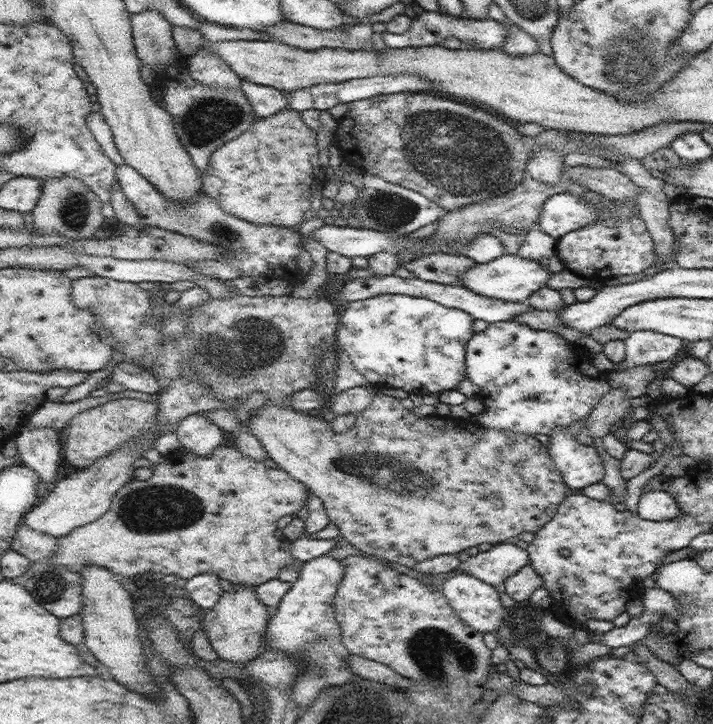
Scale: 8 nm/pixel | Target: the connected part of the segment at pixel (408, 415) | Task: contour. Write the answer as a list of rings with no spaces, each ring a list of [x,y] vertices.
[[[377,392],[375,398],[371,400],[371,404],[363,412],[357,414],[355,424],[347,432],[335,432],[329,422],[317,420],[317,418],[301,414],[301,412],[295,412],[293,408],[277,408],[277,406],[269,406],[269,404],[265,404],[263,408],[257,408],[249,416],[249,430],[261,442],[263,450],[269,454],[269,458],[275,462],[275,466],[279,470],[285,470],[293,480],[305,484],[309,494],[315,494],[323,502],[329,522],[339,528],[339,536],[343,536],[343,540],[347,540],[351,546],[355,546],[357,550],[361,550],[365,554],[371,554],[375,558],[389,560],[395,564],[403,564],[407,568],[411,568],[411,566],[415,566],[427,558],[441,556],[441,554],[455,554],[457,556],[461,550],[469,550],[471,546],[477,546],[481,542],[495,546],[495,544],[503,544],[503,540],[517,536],[521,532],[537,534],[557,514],[559,504],[571,492],[571,488],[565,484],[561,472],[553,464],[551,456],[547,456],[547,450],[533,436],[515,434],[509,430],[485,428],[479,422],[465,420],[465,418],[451,418],[451,416],[437,416],[437,414],[435,416],[433,414],[431,416],[415,416],[411,410],[405,410],[401,406],[401,400],[395,400],[393,396],[387,396],[381,392]]]

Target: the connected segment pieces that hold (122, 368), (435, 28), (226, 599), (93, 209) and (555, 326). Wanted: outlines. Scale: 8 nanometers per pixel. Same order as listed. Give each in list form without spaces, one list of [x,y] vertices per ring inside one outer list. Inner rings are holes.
[[[123,360],[121,364],[117,364],[111,372],[111,382],[121,384],[125,390],[137,390],[137,392],[147,392],[147,394],[159,394],[161,386],[157,382],[157,378],[153,376],[151,370],[145,370],[137,364],[131,364],[127,360]]]
[[[411,10],[411,26],[407,32],[403,34],[391,34],[391,32],[383,32],[383,42],[387,48],[393,50],[401,50],[401,48],[425,48],[425,46],[437,46],[443,44],[443,40],[447,36],[453,36],[457,40],[461,40],[463,44],[469,44],[471,48],[477,50],[499,50],[509,36],[509,30],[505,24],[499,24],[497,20],[469,20],[469,18],[453,18],[453,16],[445,16],[441,12],[423,12],[423,10]]]
[[[233,586],[233,590],[223,592],[217,604],[205,614],[201,630],[205,632],[219,660],[227,660],[231,664],[247,664],[249,660],[255,660],[265,648],[265,632],[269,620],[271,618],[265,606],[257,600],[257,590],[253,586]]]
[[[75,176],[65,178],[43,178],[43,196],[35,214],[35,226],[41,232],[59,232],[71,240],[91,240],[103,228],[103,202],[87,184]]]
[[[527,310],[523,314],[517,314],[513,318],[513,322],[523,322],[533,330],[549,330],[549,332],[557,332],[559,336],[563,336],[567,342],[575,342],[579,338],[585,336],[585,332],[579,332],[575,328],[563,326],[559,320],[559,314],[553,310]]]

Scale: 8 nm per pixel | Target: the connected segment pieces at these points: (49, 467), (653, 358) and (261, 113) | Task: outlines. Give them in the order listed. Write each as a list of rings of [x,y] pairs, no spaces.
[[[53,426],[41,428],[25,428],[23,436],[17,438],[17,452],[21,460],[41,474],[43,486],[55,482],[59,476],[59,466],[63,462],[65,450],[59,444],[59,430]]]
[[[635,330],[625,340],[625,360],[619,362],[613,372],[669,360],[683,346],[685,346],[685,342],[677,336],[659,334],[653,330]]]
[[[241,80],[241,90],[249,100],[257,120],[283,112],[289,106],[287,98],[281,96],[281,90],[275,90],[271,86],[259,86],[259,84],[253,84],[251,80]]]

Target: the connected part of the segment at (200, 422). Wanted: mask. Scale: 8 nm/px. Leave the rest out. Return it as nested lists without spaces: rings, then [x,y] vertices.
[[[207,412],[191,414],[175,424],[175,434],[179,440],[179,452],[193,452],[199,456],[211,456],[223,440],[223,430],[207,418]]]

